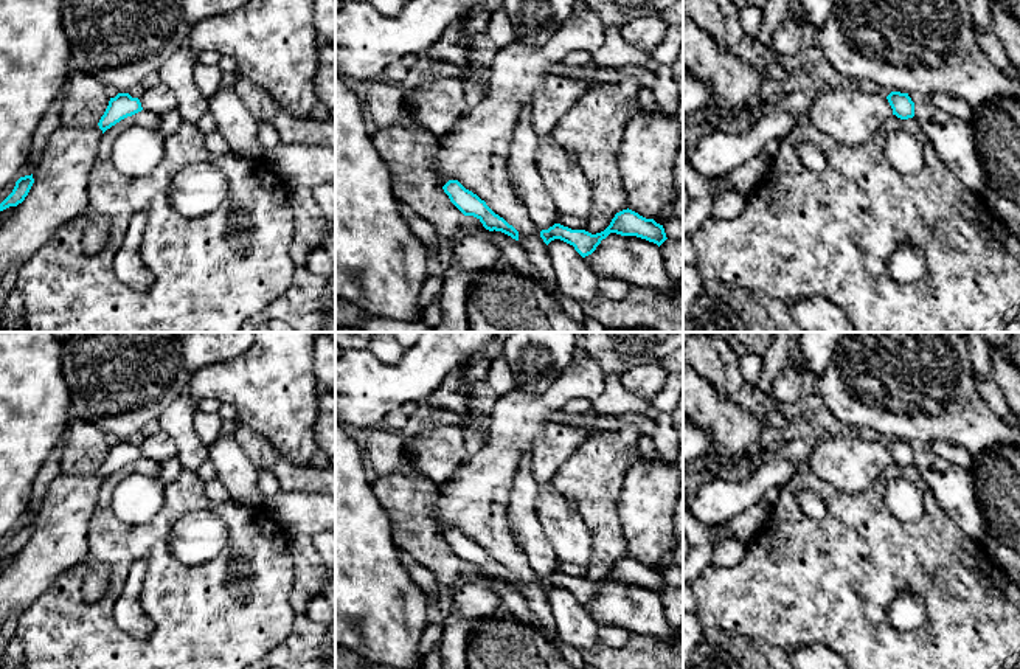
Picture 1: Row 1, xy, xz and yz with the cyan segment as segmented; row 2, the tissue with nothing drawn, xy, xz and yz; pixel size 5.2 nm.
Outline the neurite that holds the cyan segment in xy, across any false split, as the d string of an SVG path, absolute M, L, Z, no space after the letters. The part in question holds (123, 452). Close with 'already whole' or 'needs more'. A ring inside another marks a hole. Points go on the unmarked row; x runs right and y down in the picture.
M118 441L115 445L110 445L109 453L98 473L104 481L121 467L132 464L141 458L143 455L138 445L132 445L129 441Z; already whole

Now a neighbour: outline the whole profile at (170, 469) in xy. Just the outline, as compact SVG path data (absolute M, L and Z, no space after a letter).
M177 458L168 459L160 466L161 466L160 480L163 480L165 483L172 481L182 470L180 461Z

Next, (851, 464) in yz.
M818 433L810 438L807 463L832 487L859 494L873 487L893 456L880 441Z

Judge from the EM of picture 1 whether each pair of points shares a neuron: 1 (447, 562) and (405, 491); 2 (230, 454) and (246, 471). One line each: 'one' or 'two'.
1: one
2: one

